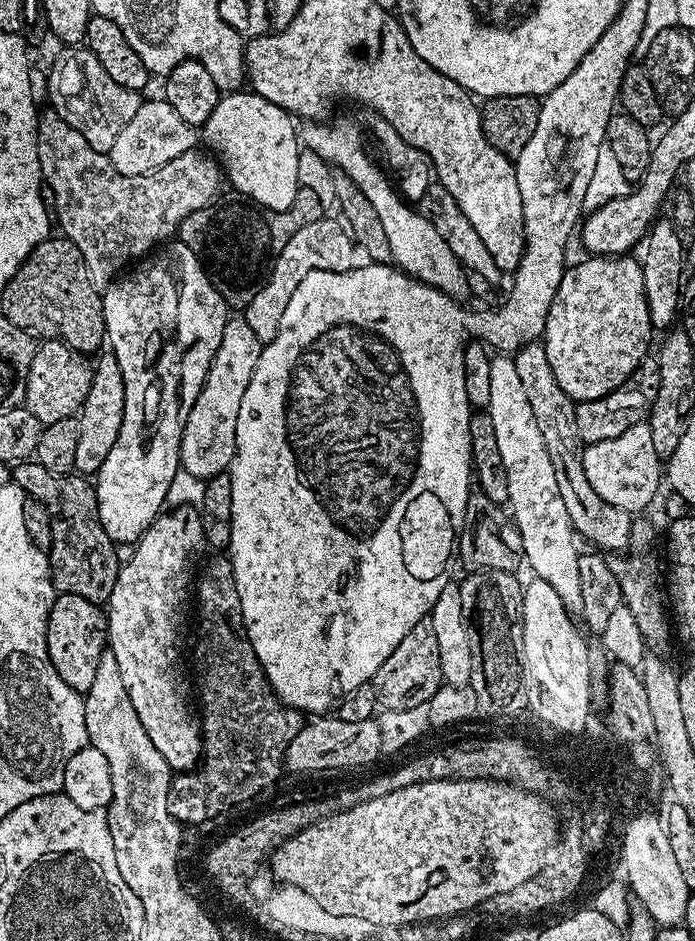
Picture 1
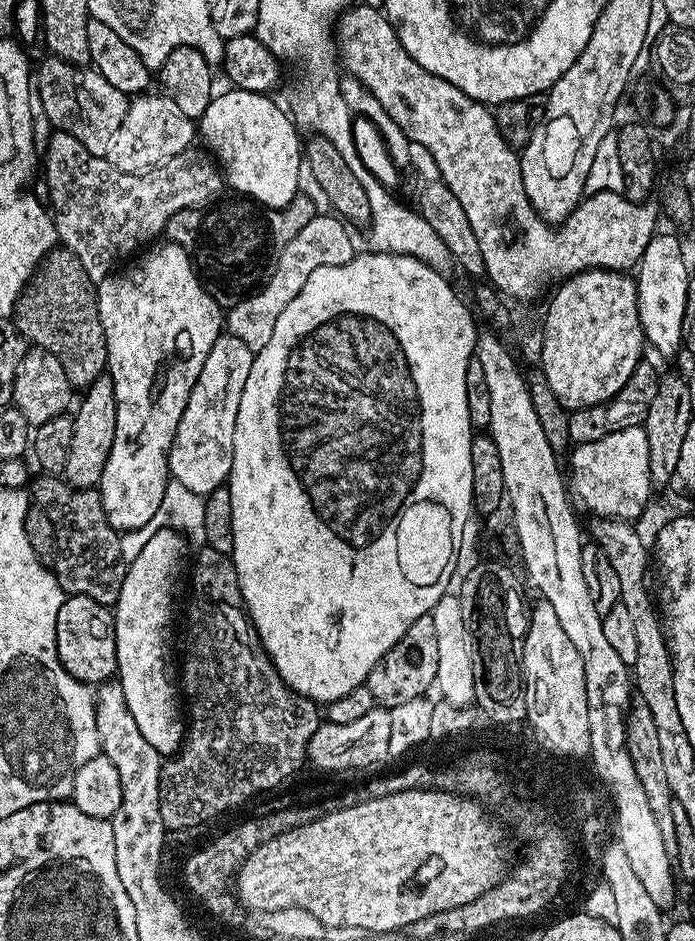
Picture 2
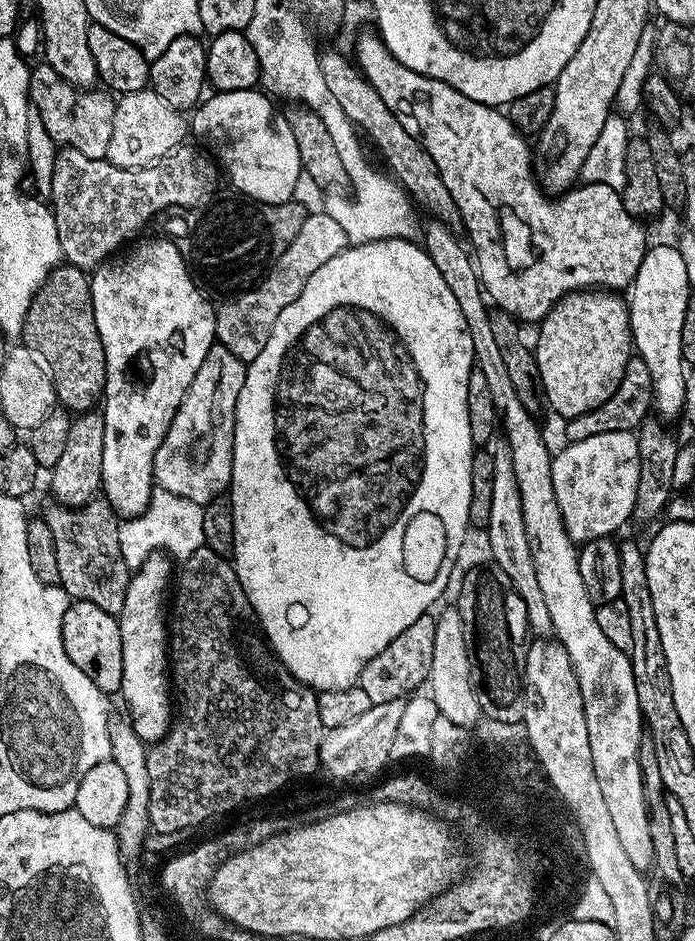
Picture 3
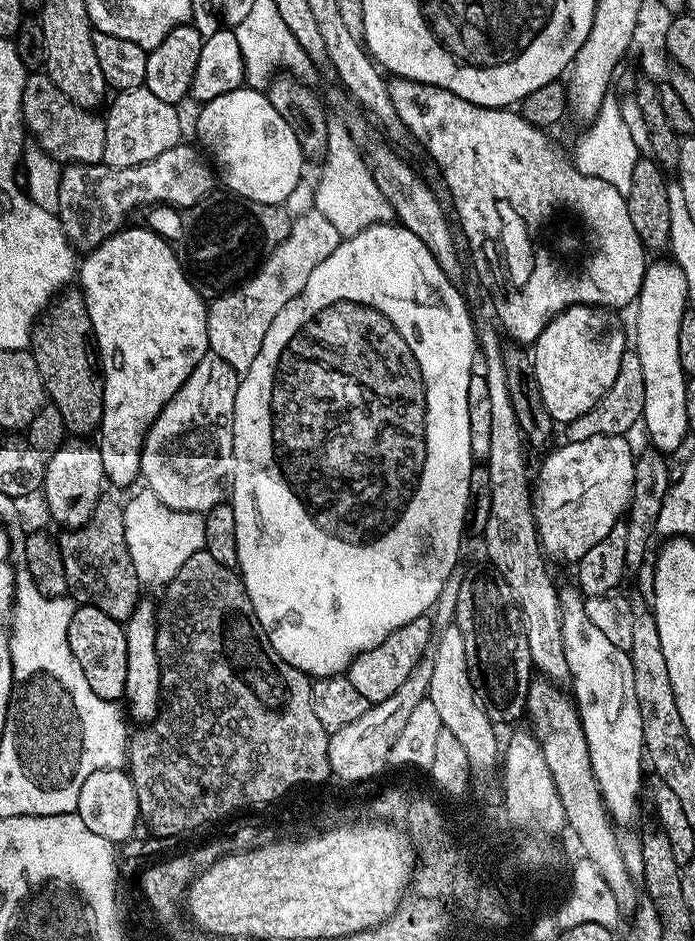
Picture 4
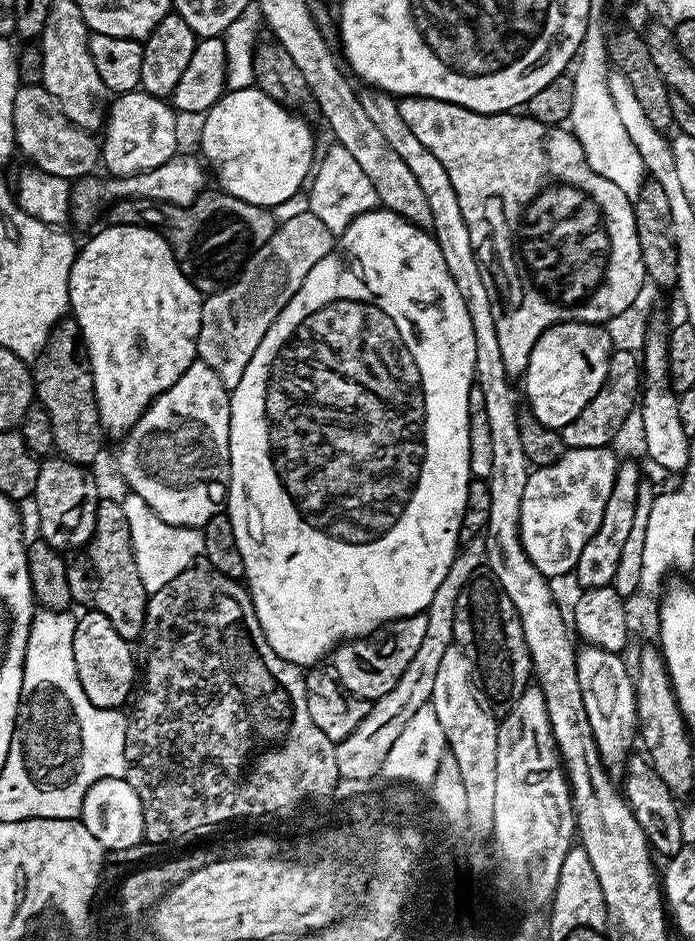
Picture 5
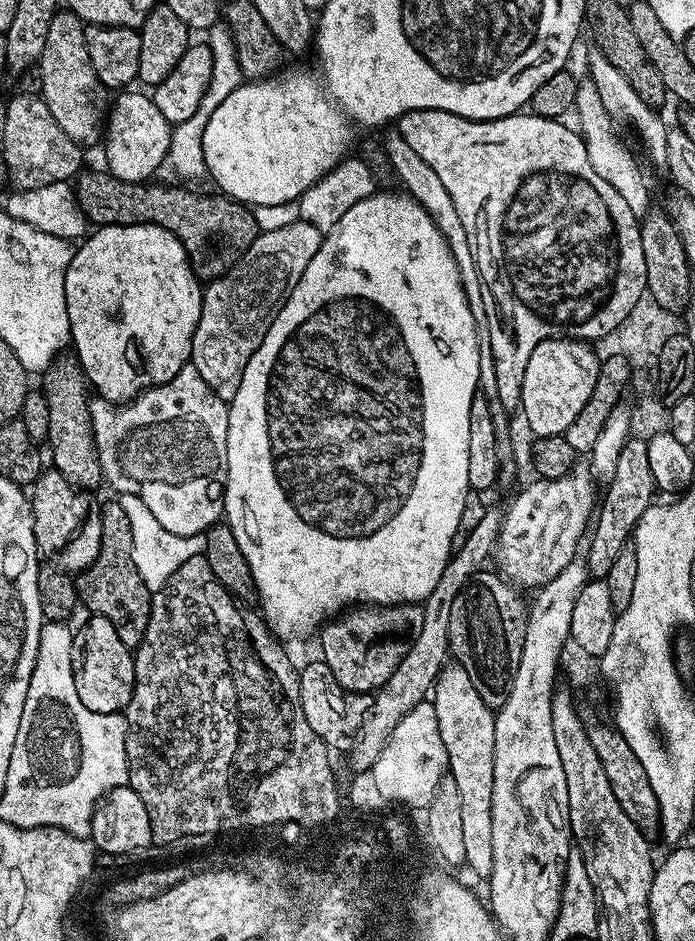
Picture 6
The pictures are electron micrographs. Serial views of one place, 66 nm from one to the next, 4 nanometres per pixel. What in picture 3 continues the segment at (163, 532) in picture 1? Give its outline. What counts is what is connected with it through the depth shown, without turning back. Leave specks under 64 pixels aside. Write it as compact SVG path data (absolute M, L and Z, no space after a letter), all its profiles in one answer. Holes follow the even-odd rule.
M163 551L154 552L146 558L140 568L131 573L126 602L118 617L122 634L122 686L119 695L124 696L132 729L138 734L138 738L145 742L161 740L172 727L174 719L174 696L170 691L170 653L167 646L170 632L166 627L166 596L164 600L164 591L167 588L169 591L170 581L174 576L172 565L173 561Z

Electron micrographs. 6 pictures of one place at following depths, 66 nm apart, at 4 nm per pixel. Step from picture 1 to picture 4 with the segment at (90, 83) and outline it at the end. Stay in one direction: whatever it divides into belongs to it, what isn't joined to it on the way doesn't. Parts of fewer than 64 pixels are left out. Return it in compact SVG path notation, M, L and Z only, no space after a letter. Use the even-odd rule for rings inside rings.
M47 71L25 75L21 112L31 139L33 136L38 147L60 161L61 165L98 164L103 161L106 150L104 116L80 108L73 100L66 98L66 94L62 94L62 90L58 90L54 81L48 77Z

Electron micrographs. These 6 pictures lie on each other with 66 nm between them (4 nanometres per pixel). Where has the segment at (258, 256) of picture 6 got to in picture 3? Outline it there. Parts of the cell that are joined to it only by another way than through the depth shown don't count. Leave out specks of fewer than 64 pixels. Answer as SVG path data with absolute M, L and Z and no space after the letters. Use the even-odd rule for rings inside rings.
M323 210L309 211L306 222L302 222L302 230L294 237L294 242L286 246L286 250L276 259L276 263L268 269L263 280L255 288L233 295L231 299L216 308L216 338L224 344L239 360L251 362L262 354L262 346L266 346L266 338L270 338L270 330L274 330L274 322L278 322L278 314L302 294L302 286L310 282L310 274L330 258L349 247L346 230L330 218Z

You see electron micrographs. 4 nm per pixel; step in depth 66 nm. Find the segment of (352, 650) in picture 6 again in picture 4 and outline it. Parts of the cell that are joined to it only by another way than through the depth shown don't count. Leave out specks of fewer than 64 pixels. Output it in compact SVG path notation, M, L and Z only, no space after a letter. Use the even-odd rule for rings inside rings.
M425 614L414 618L414 622L406 622L406 626L394 630L394 634L390 634L378 646L355 656L346 673L348 681L368 699L369 705L382 702L390 698L390 694L394 694L398 686L406 682L406 678L410 678L414 666L418 666L420 659L429 651L433 640L433 617Z

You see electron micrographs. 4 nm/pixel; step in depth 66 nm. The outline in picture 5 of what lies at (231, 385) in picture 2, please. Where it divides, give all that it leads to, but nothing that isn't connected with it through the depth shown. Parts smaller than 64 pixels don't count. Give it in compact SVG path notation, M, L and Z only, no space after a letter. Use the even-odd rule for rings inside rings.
M197 358L190 366L190 370L186 370L186 374L182 374L182 378L178 378L178 382L174 382L174 386L170 386L170 390L158 394L156 401L136 419L134 426L123 433L121 440L124 441L121 442L120 449L116 452L116 468L120 471L121 478L129 484L128 488L132 494L141 496L146 506L163 522L169 523L170 526L203 529L204 524L210 522L210 518L221 515L222 509L225 507L228 499L228 471L230 470L231 401L230 389L224 385L222 378L218 378L218 374L213 368L206 366L206 362Z

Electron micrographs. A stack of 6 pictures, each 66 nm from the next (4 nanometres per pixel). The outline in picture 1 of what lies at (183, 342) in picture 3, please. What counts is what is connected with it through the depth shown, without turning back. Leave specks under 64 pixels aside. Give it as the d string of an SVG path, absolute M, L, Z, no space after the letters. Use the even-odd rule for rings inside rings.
M176 238L165 243L136 267L113 279L102 292L106 340L126 382L126 410L122 430L118 430L118 442L114 442L114 450L106 454L106 462L102 462L99 472L95 473L94 487L102 530L106 530L118 546L135 545L157 516L165 511L167 491L175 480L176 472L181 471L180 447L186 418L190 418L190 410L194 402L198 402L210 362L218 350L218 342L222 342L222 330L230 319L223 291L183 239Z

